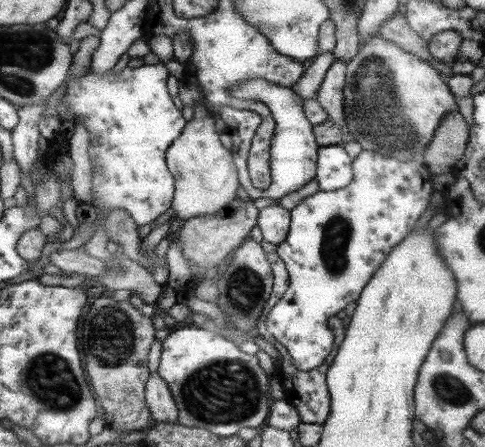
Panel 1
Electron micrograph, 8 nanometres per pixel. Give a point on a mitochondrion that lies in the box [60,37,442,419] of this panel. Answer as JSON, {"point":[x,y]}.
{"point":[373,113]}

